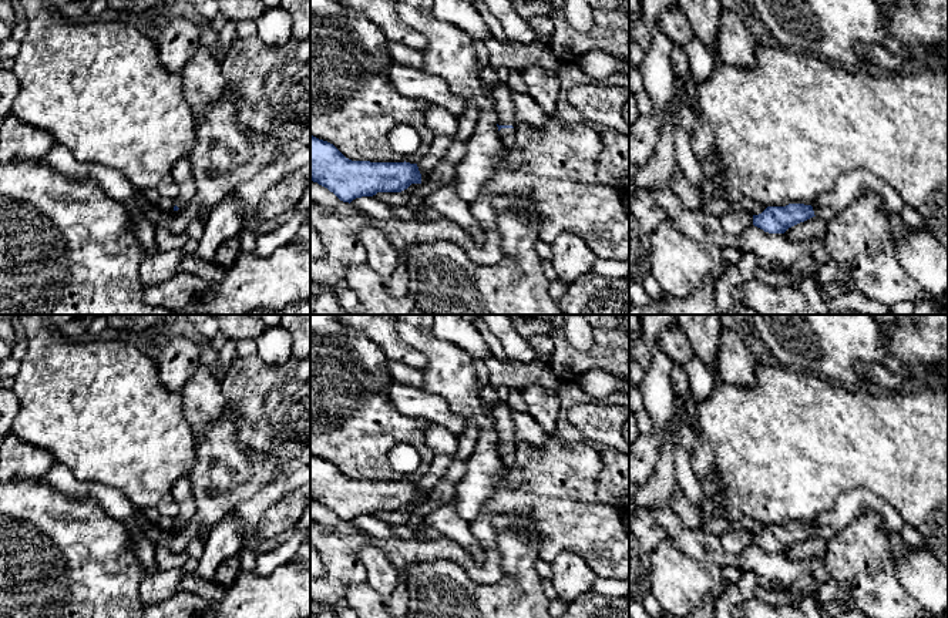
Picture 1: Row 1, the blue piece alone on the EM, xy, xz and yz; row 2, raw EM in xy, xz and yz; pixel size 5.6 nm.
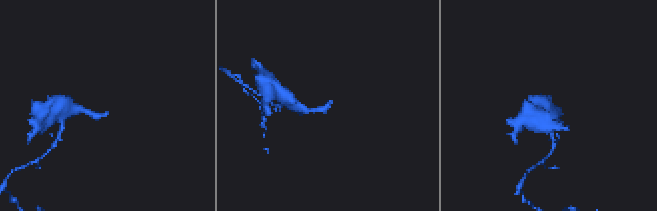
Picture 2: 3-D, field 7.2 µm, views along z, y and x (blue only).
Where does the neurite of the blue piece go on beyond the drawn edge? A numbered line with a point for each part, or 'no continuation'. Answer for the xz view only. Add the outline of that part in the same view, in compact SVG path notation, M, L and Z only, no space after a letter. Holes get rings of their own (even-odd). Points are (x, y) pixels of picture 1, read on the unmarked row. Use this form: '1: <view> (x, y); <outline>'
1: xz (500, 413); M495 403L487 409L488 417L491 419L495 430L495 440L498 444L512 444L517 440L514 436L512 410L507 403Z

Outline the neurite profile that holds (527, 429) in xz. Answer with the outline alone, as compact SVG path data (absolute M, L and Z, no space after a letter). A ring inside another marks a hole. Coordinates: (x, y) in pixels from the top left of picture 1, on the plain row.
M512 412L512 423L517 441L541 447L552 437L552 434L547 433L527 412Z

